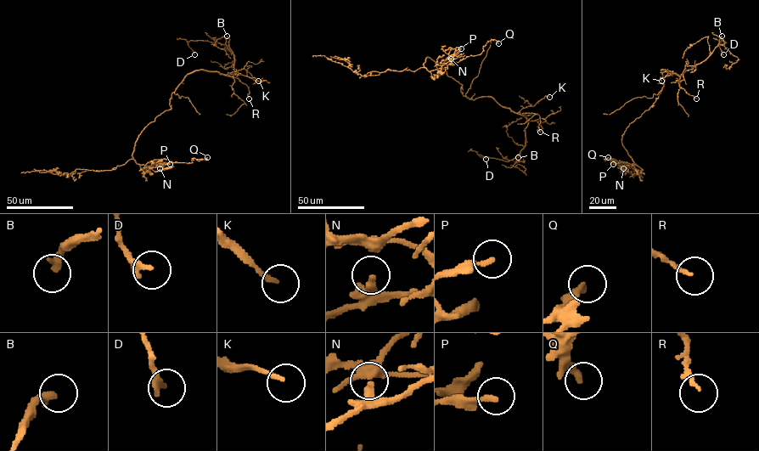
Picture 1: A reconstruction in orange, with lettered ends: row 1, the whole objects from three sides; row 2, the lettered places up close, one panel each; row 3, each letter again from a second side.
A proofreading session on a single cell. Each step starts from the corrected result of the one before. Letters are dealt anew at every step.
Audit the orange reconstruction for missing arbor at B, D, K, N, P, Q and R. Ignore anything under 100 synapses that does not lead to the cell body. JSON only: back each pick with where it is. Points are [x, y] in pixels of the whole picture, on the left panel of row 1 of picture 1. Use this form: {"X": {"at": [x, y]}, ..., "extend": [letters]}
{"extend": []}

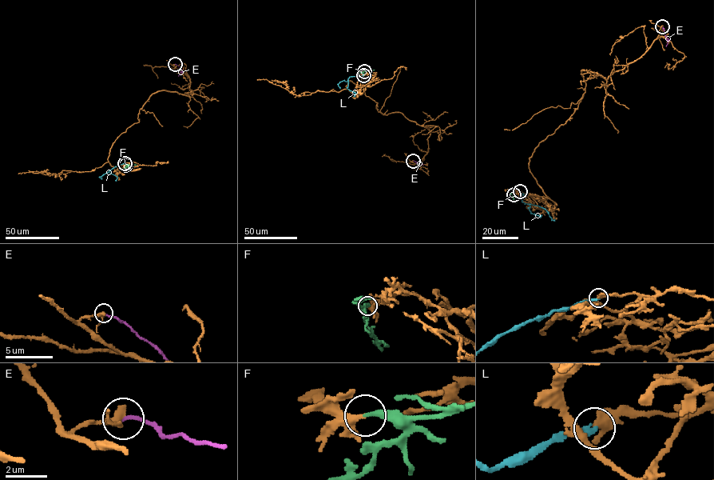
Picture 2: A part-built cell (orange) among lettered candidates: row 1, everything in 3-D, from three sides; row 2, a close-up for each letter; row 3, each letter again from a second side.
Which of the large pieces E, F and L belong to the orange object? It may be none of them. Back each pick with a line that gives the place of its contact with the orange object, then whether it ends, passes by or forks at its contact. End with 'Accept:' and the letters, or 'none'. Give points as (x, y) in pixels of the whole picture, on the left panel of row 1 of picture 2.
F: contact (125, 165); it ends
Accept: F

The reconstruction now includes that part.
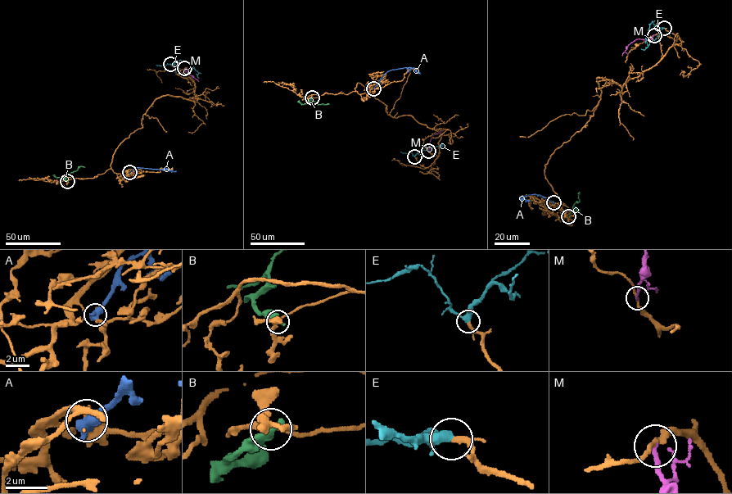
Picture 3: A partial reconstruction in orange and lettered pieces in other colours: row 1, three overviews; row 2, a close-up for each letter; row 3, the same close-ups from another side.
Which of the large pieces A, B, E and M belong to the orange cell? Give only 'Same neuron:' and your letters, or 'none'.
Same neuron: E

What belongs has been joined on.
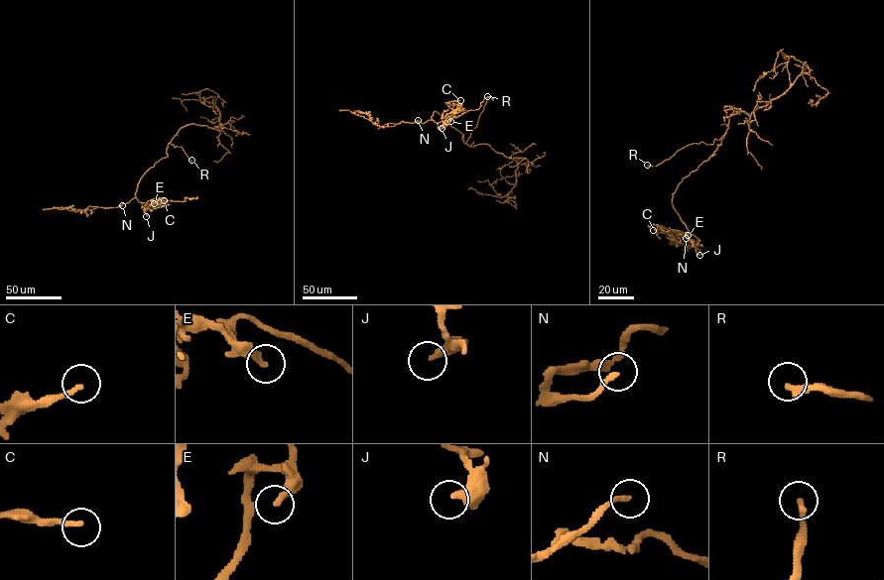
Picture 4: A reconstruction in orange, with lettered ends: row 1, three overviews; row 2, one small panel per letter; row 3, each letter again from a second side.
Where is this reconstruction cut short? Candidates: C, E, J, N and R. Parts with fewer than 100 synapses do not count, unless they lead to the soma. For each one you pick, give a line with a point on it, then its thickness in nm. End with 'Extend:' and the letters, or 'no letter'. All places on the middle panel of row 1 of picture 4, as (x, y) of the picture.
R: place (487, 96); calibre 280 nm
Extend: R

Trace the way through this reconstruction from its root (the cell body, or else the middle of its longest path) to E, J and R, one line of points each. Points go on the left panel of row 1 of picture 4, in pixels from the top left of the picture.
E: (168, 145), (168, 156), (146, 173), (135, 192), (144, 206), (154, 203)
J: (168, 145), (168, 156), (151, 167), (137, 185), (136, 198), (150, 204), (146, 216)
R: (168, 145), (170, 142), (175, 148), (181, 147), (191, 160)

